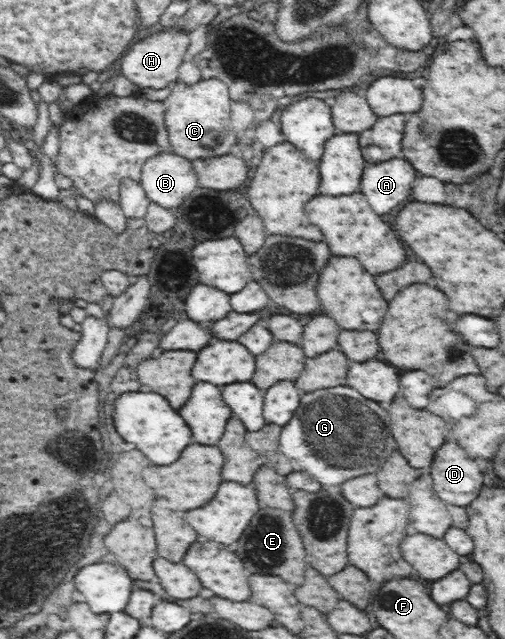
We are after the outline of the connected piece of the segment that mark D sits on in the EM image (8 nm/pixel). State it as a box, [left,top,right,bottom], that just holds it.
[428,442,486,507]

